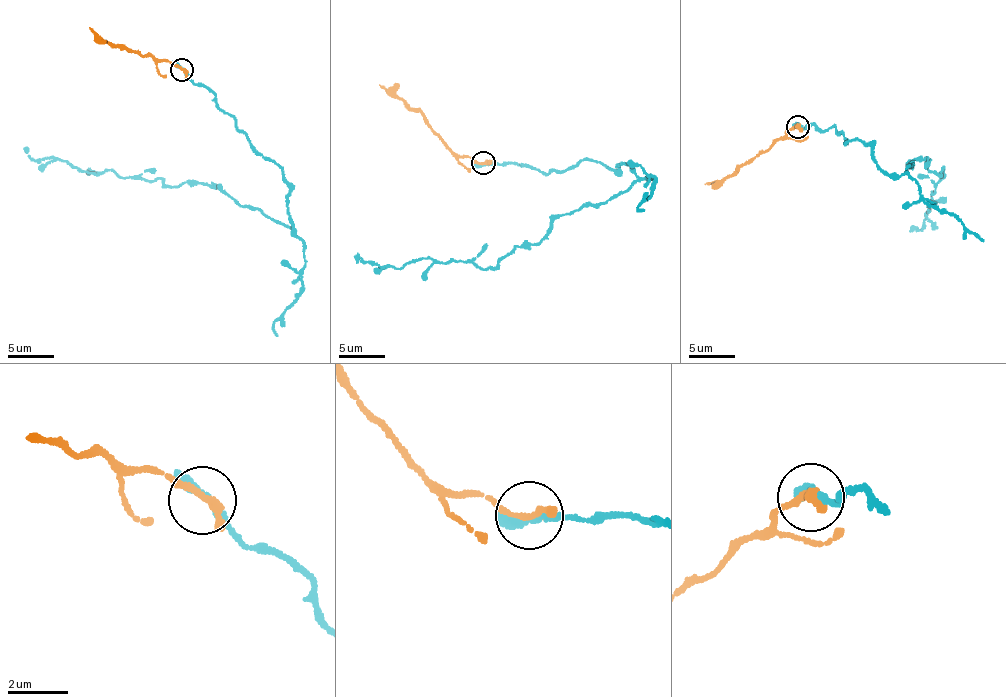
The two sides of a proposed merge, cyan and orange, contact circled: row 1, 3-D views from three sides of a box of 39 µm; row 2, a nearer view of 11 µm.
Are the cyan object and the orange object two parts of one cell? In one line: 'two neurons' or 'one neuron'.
one neuron

